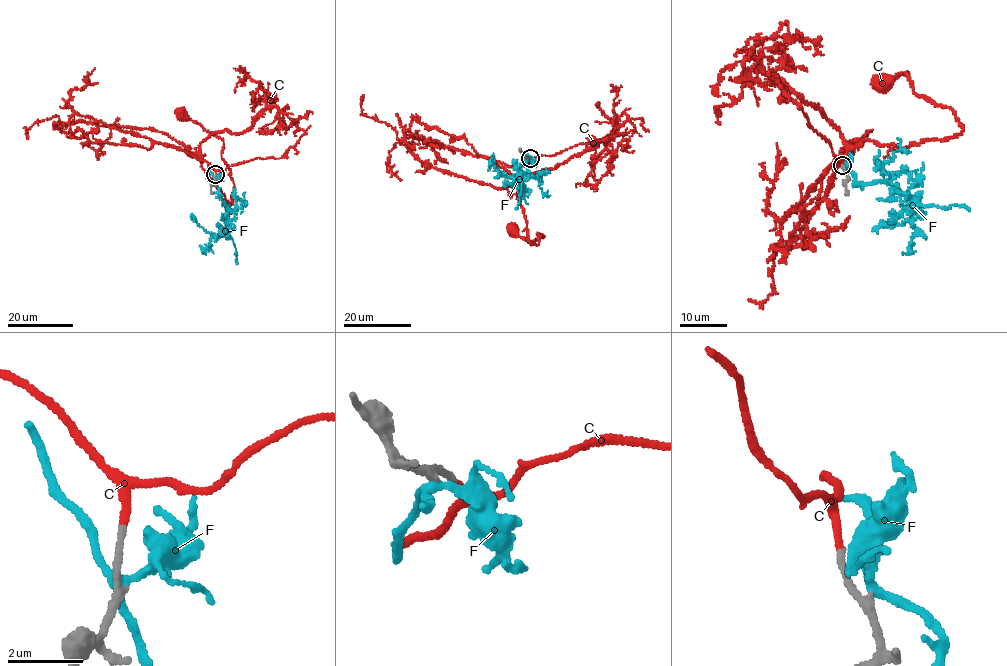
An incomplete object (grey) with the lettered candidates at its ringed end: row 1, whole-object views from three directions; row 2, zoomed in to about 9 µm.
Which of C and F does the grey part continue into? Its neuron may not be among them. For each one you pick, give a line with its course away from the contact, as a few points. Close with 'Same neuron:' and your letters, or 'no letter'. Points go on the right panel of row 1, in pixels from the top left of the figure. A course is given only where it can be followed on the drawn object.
C: it runs (842, 165), (840, 156), (864, 140), (904, 148), (962, 129), (951, 108), (916, 94), (908, 73), (882, 81)
Same neuron: C

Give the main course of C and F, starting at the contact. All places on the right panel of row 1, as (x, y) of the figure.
C: (842, 165), (840, 156), (864, 140), (904, 148), (962, 129), (951, 108), (916, 94), (908, 73), (882, 81)
F: (847, 171), (857, 183), (886, 181), (914, 202), (920, 197), (911, 221), (872, 230)

